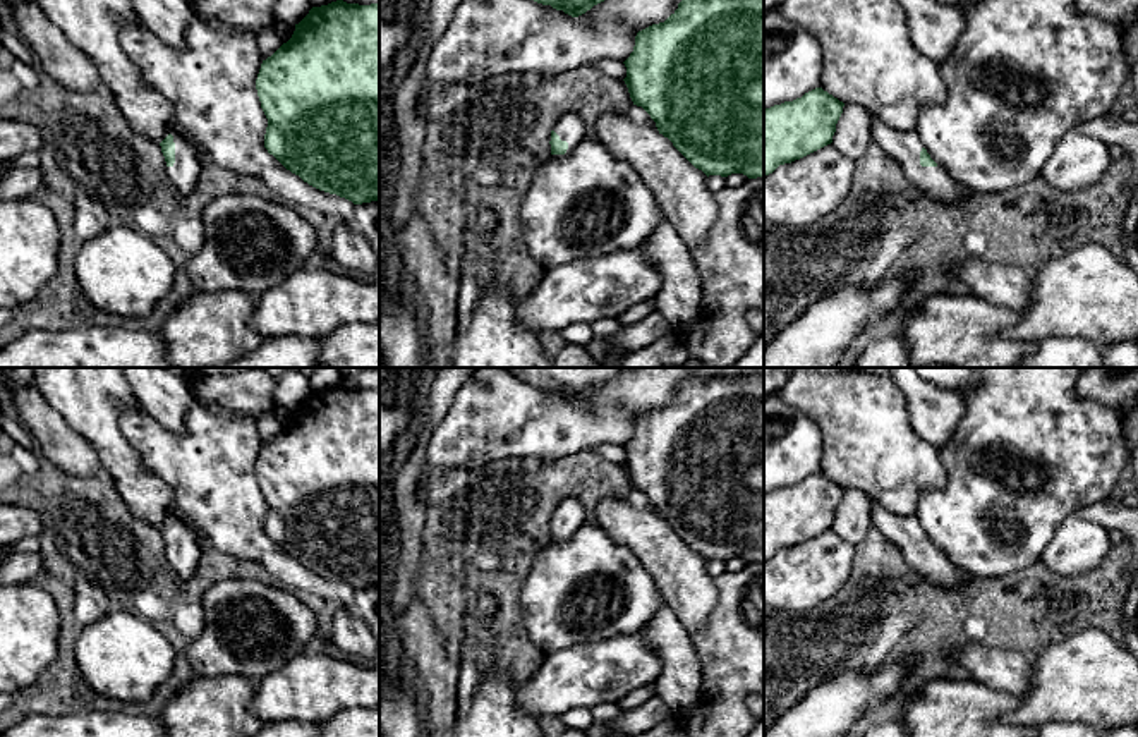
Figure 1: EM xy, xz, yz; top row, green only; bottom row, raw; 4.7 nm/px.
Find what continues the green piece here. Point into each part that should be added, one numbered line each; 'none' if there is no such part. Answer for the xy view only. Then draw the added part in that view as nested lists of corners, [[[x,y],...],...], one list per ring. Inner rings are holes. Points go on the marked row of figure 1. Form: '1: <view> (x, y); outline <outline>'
1: xy (184, 174); outline [[[173,136],[175,163],[166,167],[166,175],[180,194],[191,194],[203,172],[201,158],[194,144],[180,136]]]

